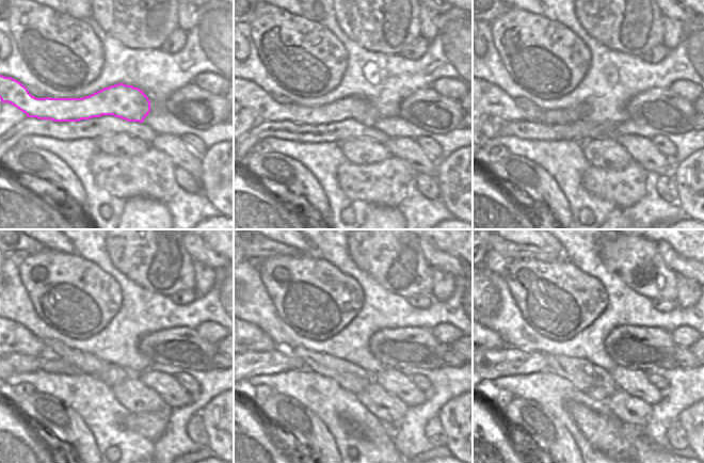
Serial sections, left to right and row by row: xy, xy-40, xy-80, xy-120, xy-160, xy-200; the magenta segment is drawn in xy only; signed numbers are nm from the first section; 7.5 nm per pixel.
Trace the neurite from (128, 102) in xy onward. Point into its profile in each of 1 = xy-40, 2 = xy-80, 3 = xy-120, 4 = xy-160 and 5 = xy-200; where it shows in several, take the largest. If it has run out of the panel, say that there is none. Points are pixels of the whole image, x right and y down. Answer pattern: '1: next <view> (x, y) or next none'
1: next xy-40 (352, 108)
2: next xy-80 (494, 104)
3: next xy-120 (16, 339)
4: next xy-160 (255, 340)
5: next xy-200 (494, 341)

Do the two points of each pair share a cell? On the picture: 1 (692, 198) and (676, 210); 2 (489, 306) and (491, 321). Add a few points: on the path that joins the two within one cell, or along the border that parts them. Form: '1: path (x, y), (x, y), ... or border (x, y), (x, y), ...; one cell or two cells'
1: border (678, 205), (689, 218); two cells
2: border (498, 292), (497, 312), (484, 316); two cells

